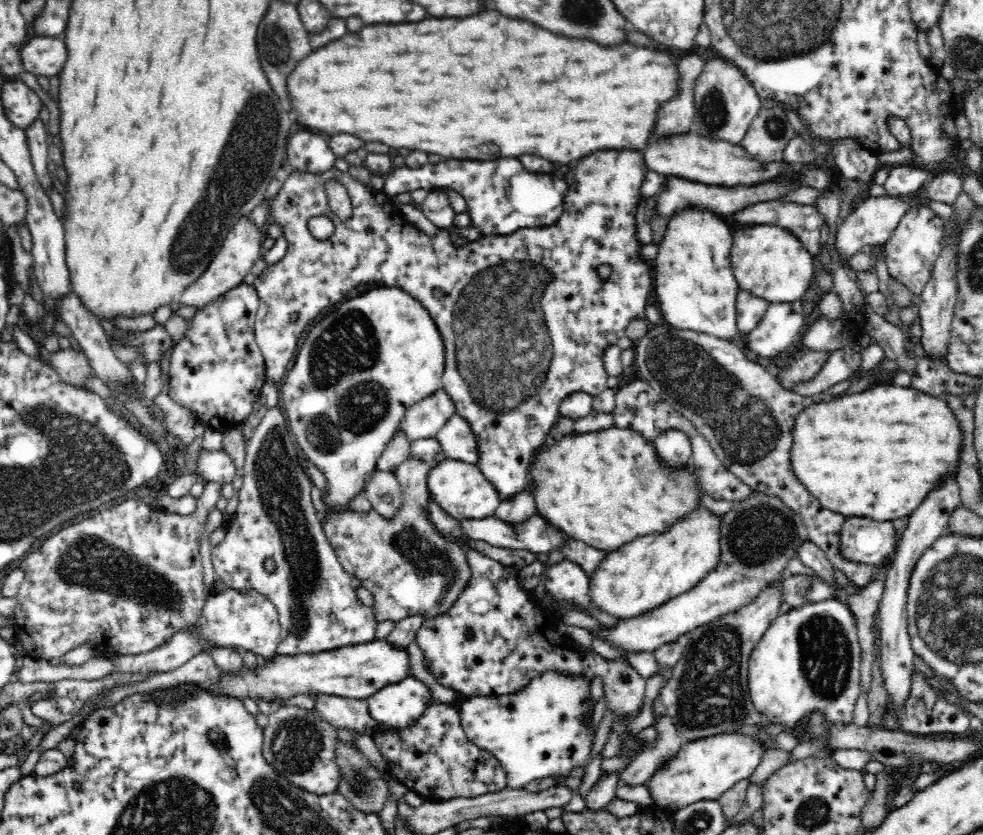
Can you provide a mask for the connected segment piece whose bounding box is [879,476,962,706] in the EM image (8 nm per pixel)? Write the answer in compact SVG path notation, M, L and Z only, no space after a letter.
M948 476L942 484L938 484L926 498L910 514L907 527L900 536L895 556L889 564L889 571L884 581L883 596L879 603L881 618L881 664L884 684L889 694L889 702L902 706L910 692L910 676L914 669L914 649L907 629L907 595L909 594L910 578L916 561L922 553L934 544L940 536L946 534L951 514L957 506L962 506L960 485L956 476Z

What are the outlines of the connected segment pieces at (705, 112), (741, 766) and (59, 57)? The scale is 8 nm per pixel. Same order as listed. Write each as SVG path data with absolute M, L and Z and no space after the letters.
M724 58L710 59L704 63L702 74L695 80L694 91L695 115L691 130L738 145L750 129L762 101L753 84L742 71Z
M742 732L717 734L694 742L686 741L677 755L646 782L654 799L654 807L682 809L700 800L717 800L737 782L749 780L767 750L756 738Z
M33 37L22 46L20 61L36 77L54 76L66 62L66 45L62 37Z

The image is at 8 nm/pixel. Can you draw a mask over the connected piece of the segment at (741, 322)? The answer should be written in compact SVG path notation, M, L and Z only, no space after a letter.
M738 288L736 296L736 323L741 335L748 334L758 326L771 301L754 296L748 290Z

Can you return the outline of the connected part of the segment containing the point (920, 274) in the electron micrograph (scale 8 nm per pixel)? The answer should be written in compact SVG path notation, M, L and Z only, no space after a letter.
M928 205L911 208L884 244L889 273L908 287L913 294L918 295L924 290L933 273L935 262L943 249L943 237L945 236L943 222L944 219L936 215L936 212Z

